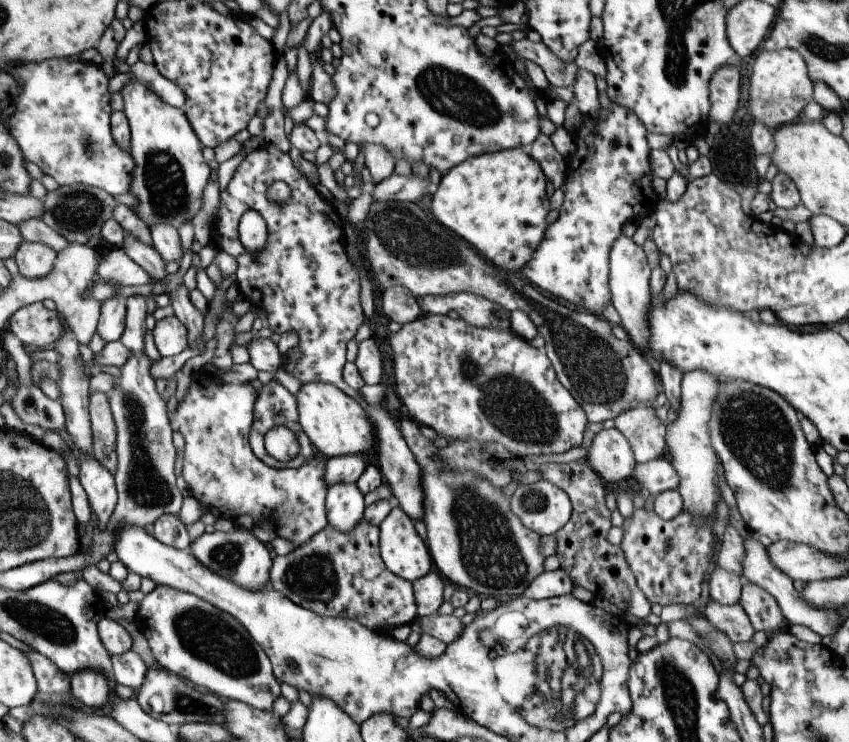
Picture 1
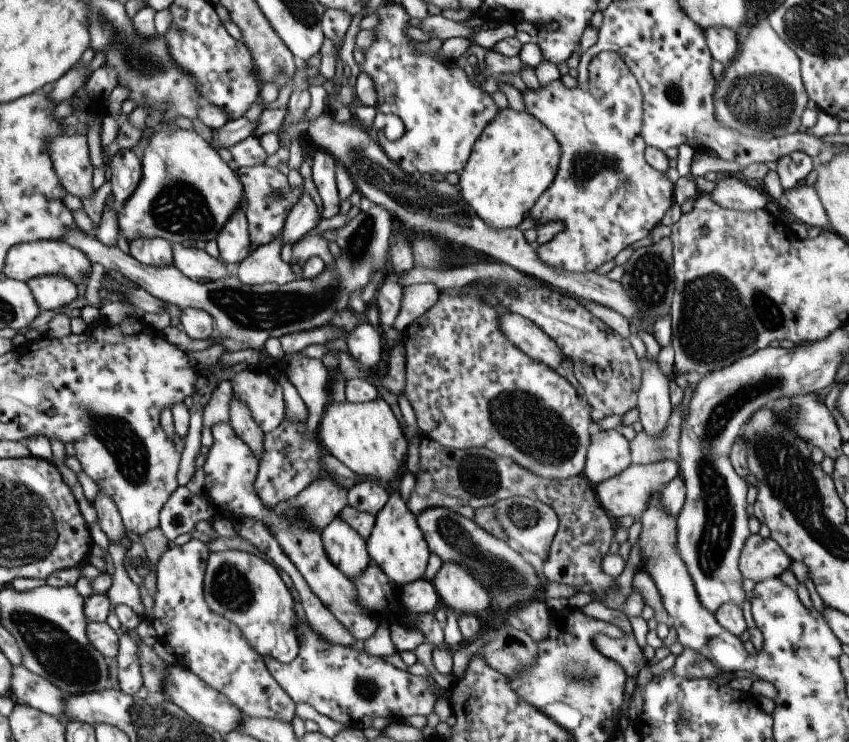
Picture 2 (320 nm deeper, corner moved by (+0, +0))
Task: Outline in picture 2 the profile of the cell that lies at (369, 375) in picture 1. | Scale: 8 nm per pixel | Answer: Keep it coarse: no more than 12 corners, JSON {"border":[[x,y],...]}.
{"border":[[364,319],[345,336],[346,351],[371,370],[381,356],[377,327]]}

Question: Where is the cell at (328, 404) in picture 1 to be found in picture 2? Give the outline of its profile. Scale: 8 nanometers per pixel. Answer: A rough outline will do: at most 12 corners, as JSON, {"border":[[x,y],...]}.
{"border":[[381,396],[325,406],[316,436],[355,474],[393,483],[408,442]]}

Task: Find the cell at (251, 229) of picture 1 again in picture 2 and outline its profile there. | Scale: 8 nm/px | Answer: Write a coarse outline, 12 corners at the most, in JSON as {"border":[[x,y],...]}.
{"border":[[301,188],[281,231],[282,246],[295,243],[320,220]]}

